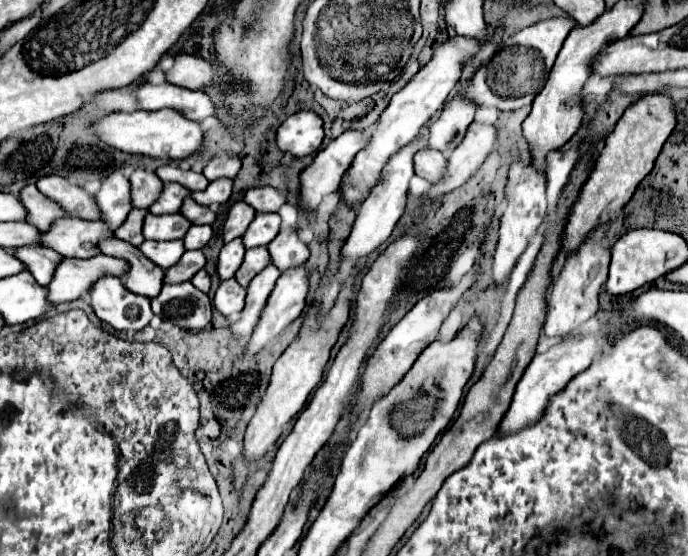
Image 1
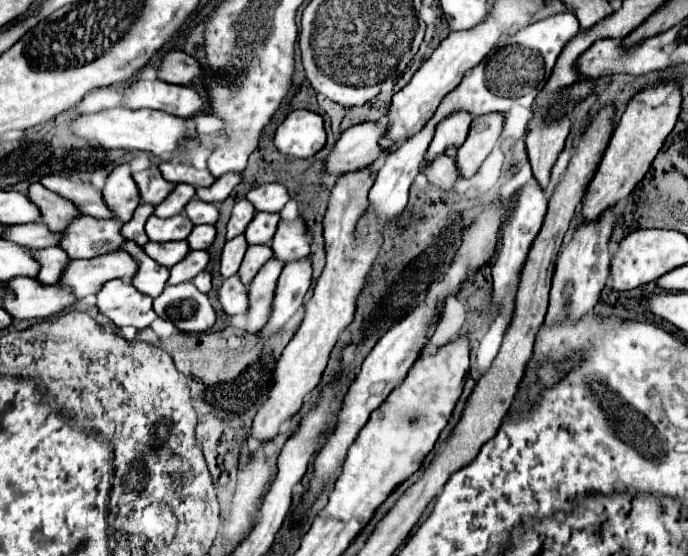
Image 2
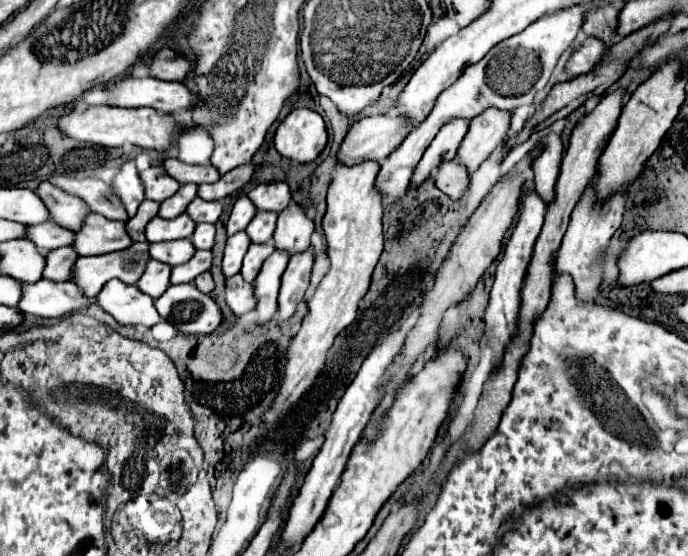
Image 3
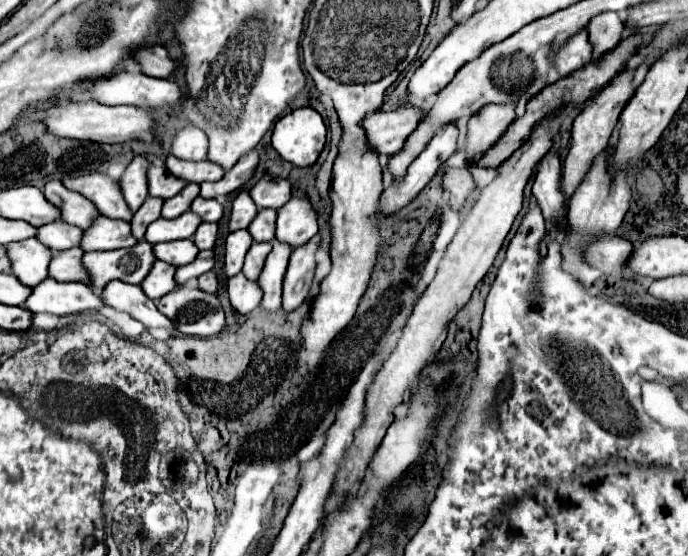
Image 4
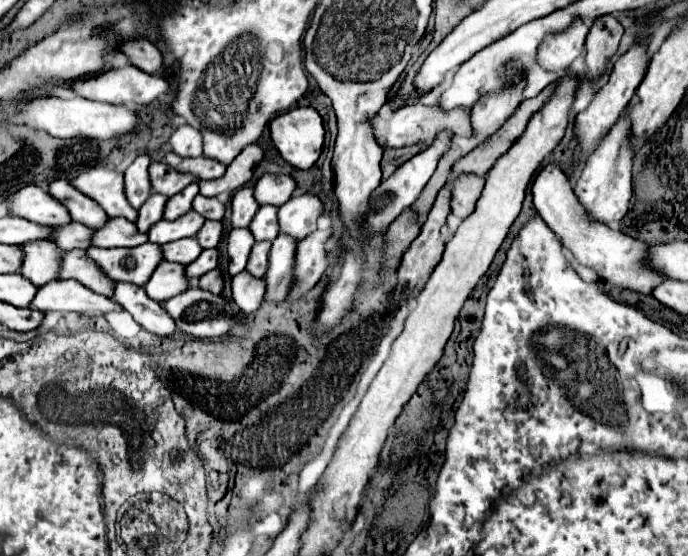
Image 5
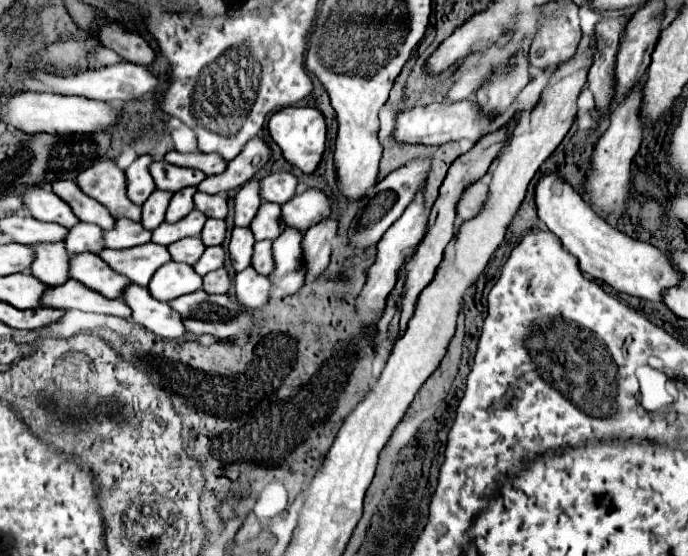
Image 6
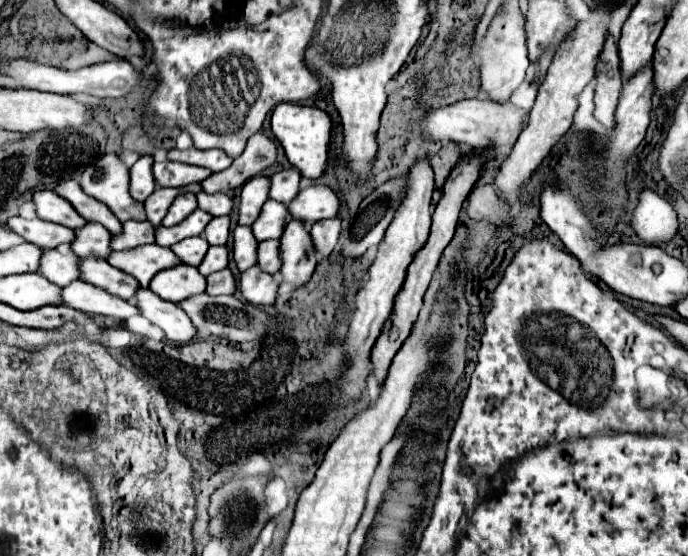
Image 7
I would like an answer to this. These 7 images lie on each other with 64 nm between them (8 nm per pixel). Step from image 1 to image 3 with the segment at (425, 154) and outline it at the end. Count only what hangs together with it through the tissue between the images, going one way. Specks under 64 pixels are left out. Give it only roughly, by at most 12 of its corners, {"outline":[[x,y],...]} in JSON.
{"outline":[[454,162],[440,164],[436,186],[460,200],[470,182],[468,170]]}

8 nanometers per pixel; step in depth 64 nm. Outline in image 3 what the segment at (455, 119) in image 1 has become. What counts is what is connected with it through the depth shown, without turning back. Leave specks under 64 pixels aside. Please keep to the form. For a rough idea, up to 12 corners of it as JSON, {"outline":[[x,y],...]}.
{"outline":[[456,118],[440,128],[414,168],[410,188],[456,156],[468,122]]}

